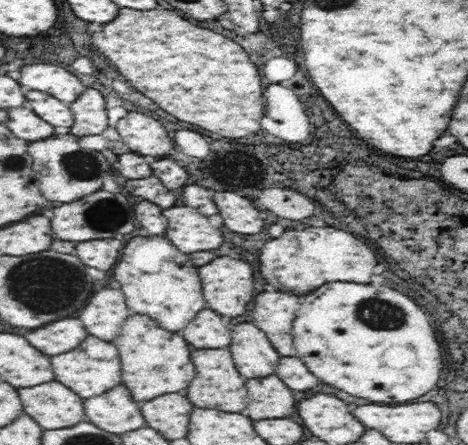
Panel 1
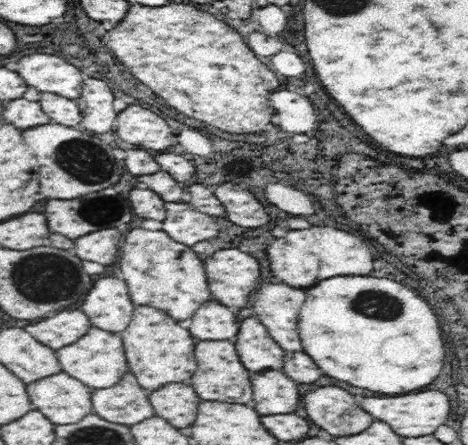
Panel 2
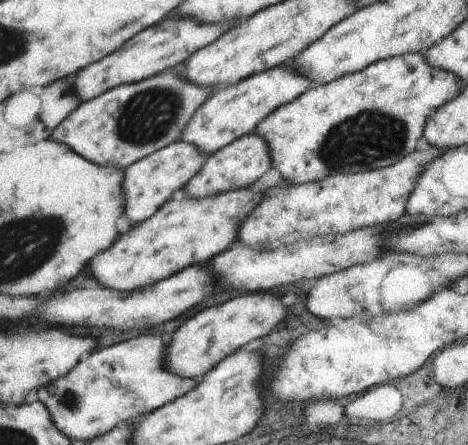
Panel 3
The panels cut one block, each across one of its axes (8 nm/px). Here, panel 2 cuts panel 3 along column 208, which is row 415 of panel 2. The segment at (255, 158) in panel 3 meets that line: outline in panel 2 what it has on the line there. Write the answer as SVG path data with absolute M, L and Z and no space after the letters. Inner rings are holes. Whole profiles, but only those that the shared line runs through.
M170 382L150 394L156 416L166 418L174 428L190 428L196 422L202 398L188 382Z

